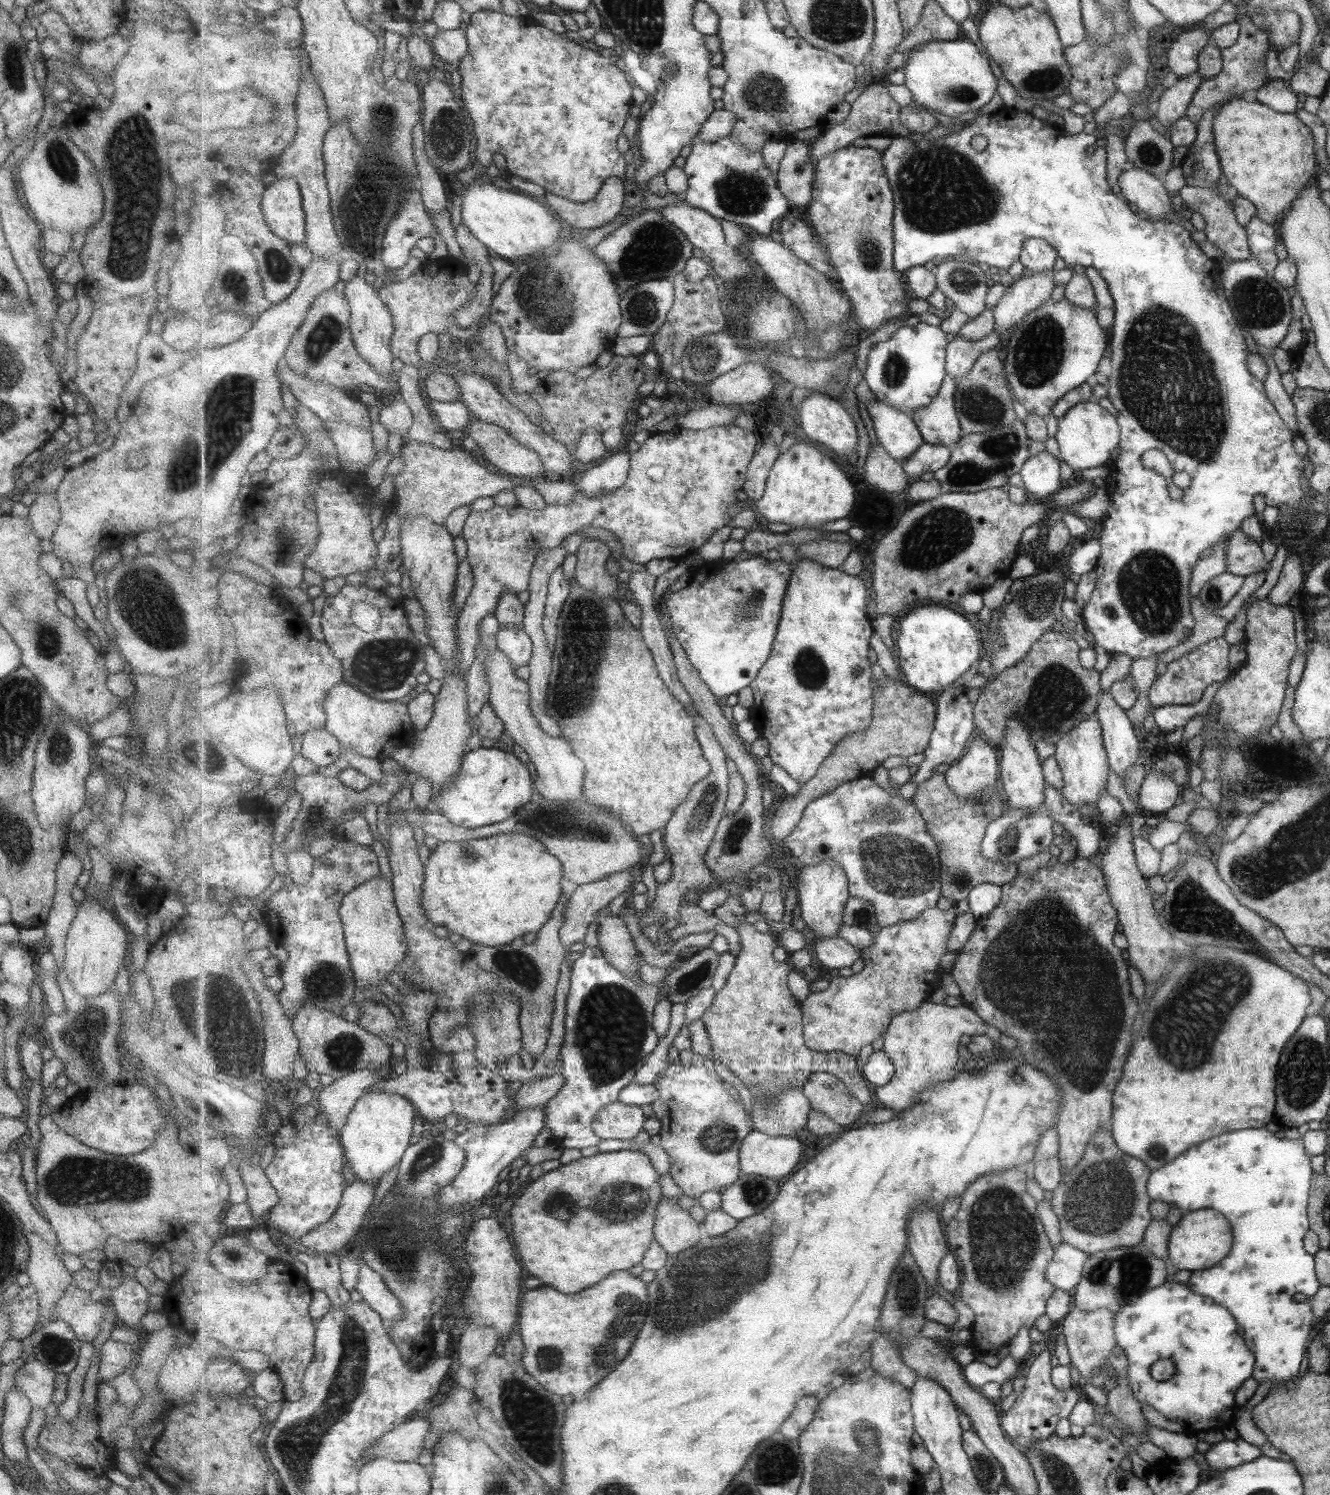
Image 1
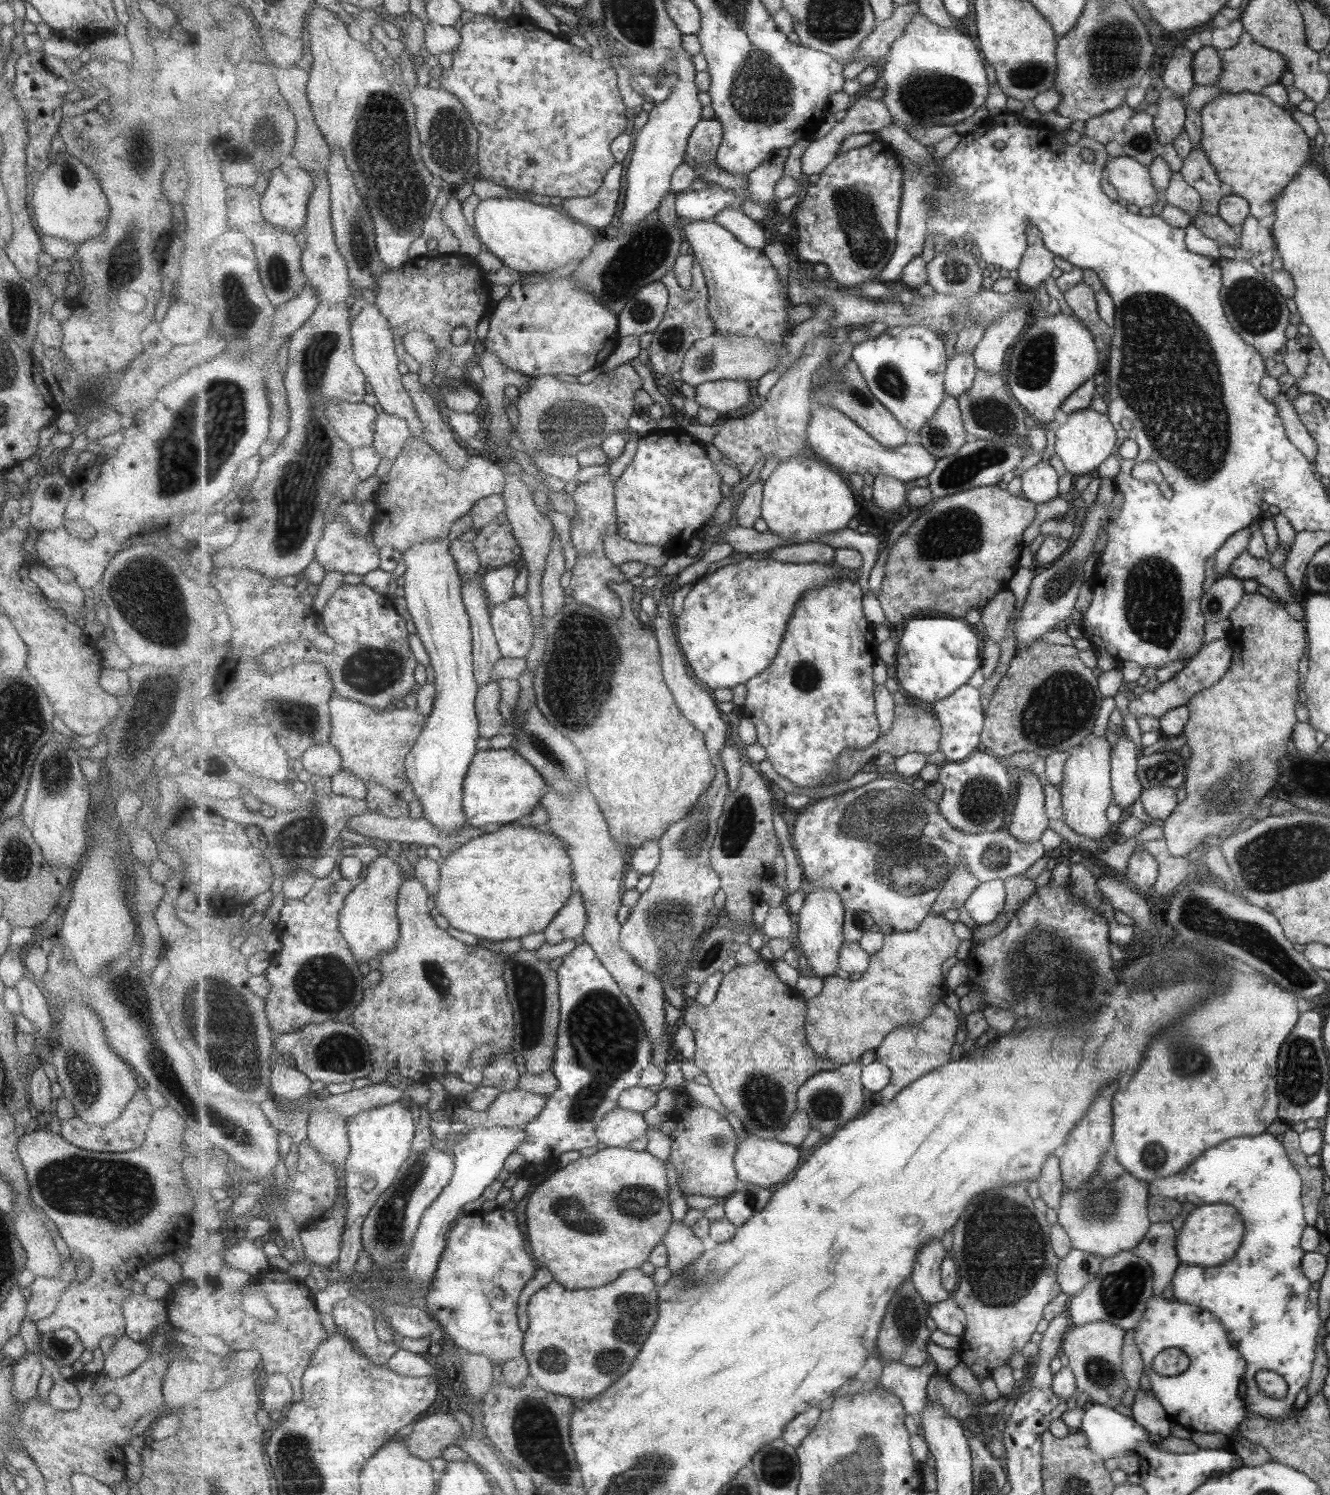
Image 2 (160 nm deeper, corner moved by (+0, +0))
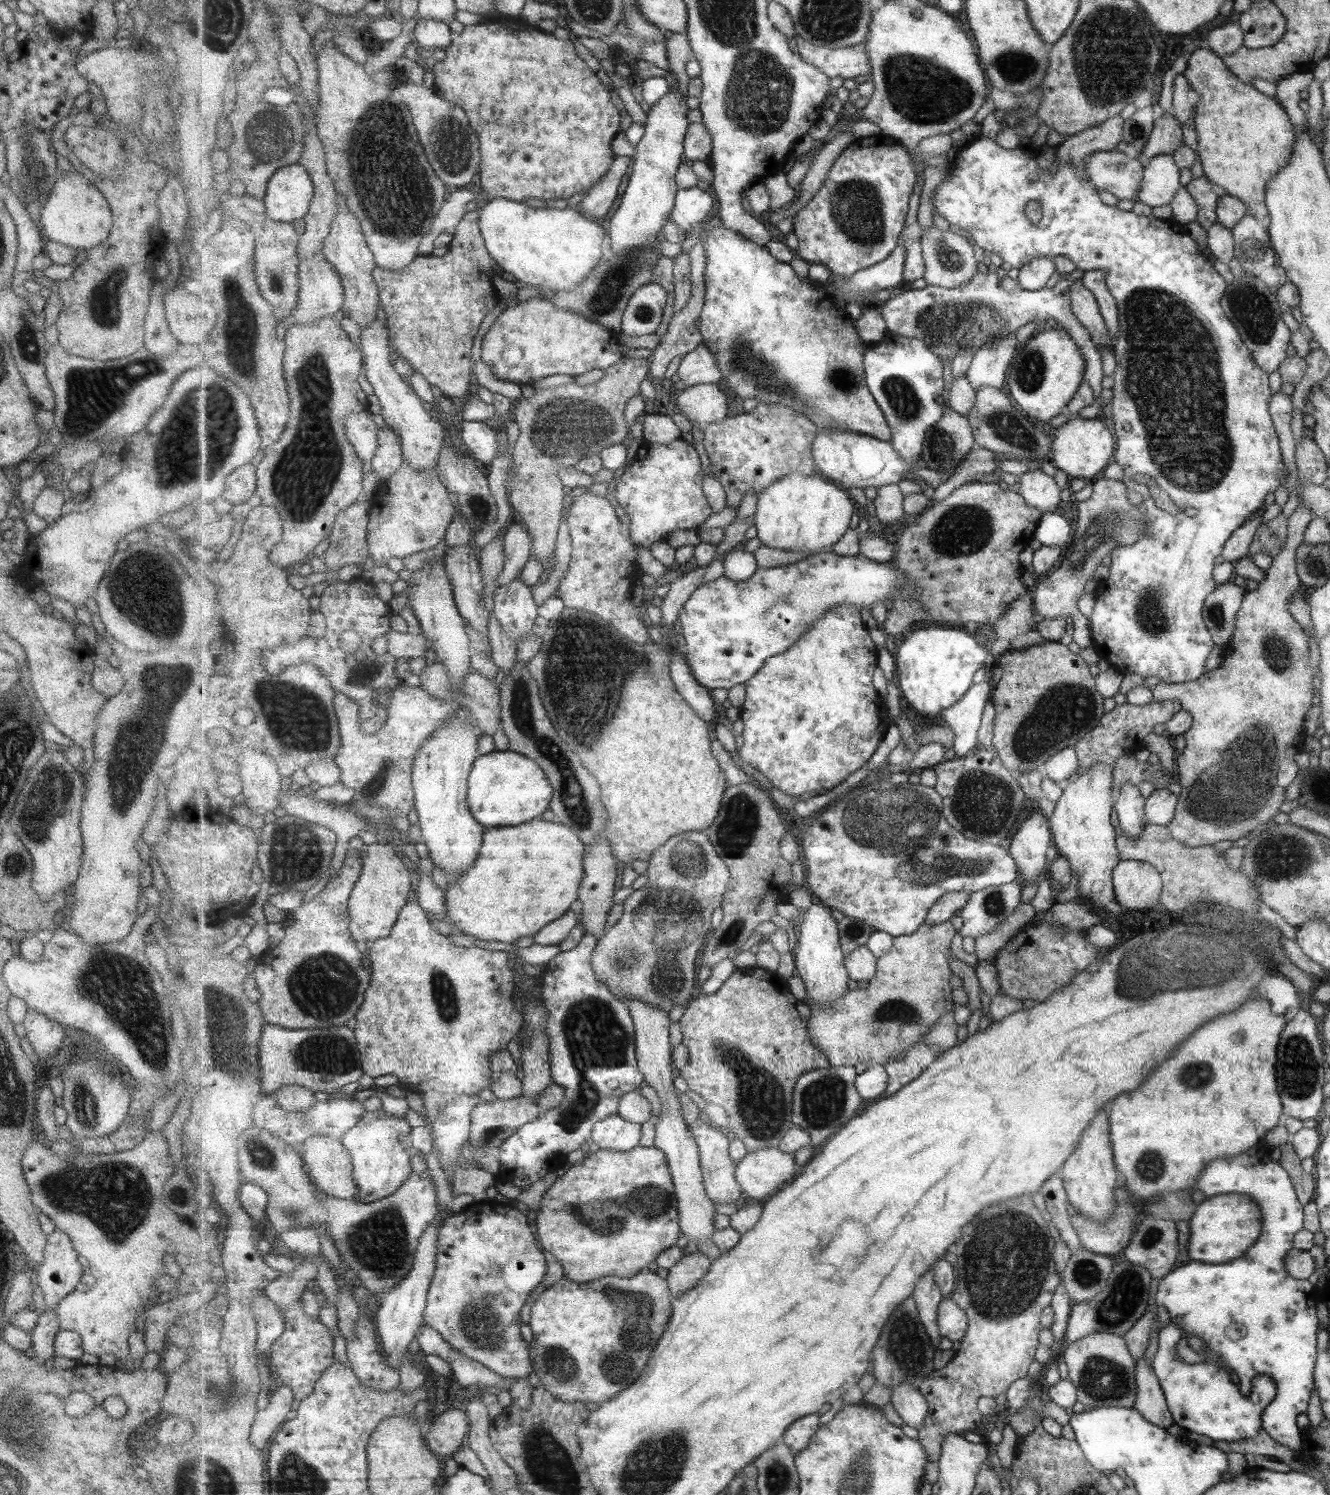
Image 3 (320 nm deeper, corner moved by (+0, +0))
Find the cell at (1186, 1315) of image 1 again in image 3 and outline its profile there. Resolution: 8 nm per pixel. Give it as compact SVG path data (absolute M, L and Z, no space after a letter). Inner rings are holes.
M1169 1322L1158 1329L1158 1343L1156 1353L1150 1358L1150 1365L1157 1377L1159 1386L1164 1394L1166 1407L1169 1409L1172 1421L1177 1426L1203 1434L1211 1440L1225 1440L1225 1442L1251 1439L1263 1428L1261 1412L1274 1397L1274 1382L1264 1374L1252 1380L1251 1392L1245 1396L1239 1394L1231 1382L1227 1372L1221 1372L1215 1366L1217 1360L1204 1360L1199 1363L1184 1363L1176 1358L1176 1345L1185 1337L1188 1345L1197 1353L1205 1354L1207 1343L1199 1340L1199 1335L1186 1336L1175 1322Z

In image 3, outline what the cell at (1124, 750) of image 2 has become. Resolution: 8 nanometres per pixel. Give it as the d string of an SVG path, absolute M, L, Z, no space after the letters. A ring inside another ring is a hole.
M1123 782L1117 791L1113 808L1118 818L1118 827L1127 838L1138 838L1147 823L1144 815L1145 798L1137 787Z

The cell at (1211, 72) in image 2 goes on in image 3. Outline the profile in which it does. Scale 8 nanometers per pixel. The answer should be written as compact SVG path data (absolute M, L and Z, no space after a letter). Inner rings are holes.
M1195 47L1189 50L1187 64L1185 64L1185 70L1183 70L1182 76L1187 81L1192 92L1192 100L1194 102L1192 121L1195 128L1195 135L1197 135L1196 156L1198 157L1198 162L1201 165L1204 177L1208 179L1209 183L1223 188L1227 195L1238 198L1245 205L1247 215L1255 217L1257 220L1263 218L1263 216L1268 213L1265 212L1265 206L1263 206L1263 186L1266 186L1267 182L1271 180L1272 174L1277 168L1281 168L1285 162L1288 162L1292 152L1293 142L1295 142L1293 128L1291 128L1291 124L1289 124L1290 119L1286 111L1283 110L1283 107L1274 97L1265 96L1257 92L1249 83L1244 83L1237 79L1236 76L1224 66L1223 60L1210 48Z

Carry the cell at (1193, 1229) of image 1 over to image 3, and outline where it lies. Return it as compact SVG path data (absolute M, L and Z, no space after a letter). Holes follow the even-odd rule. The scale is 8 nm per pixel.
M1229 1193L1225 1196L1207 1198L1197 1205L1193 1218L1189 1220L1191 1230L1187 1245L1189 1260L1207 1264L1225 1264L1243 1257L1260 1236L1261 1217L1260 1207L1251 1197L1244 1194Z

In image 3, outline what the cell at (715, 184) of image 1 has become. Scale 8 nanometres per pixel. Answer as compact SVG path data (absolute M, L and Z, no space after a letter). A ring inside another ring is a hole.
M701 188L679 189L676 205L672 212L674 220L683 230L695 230L713 210L711 194Z

